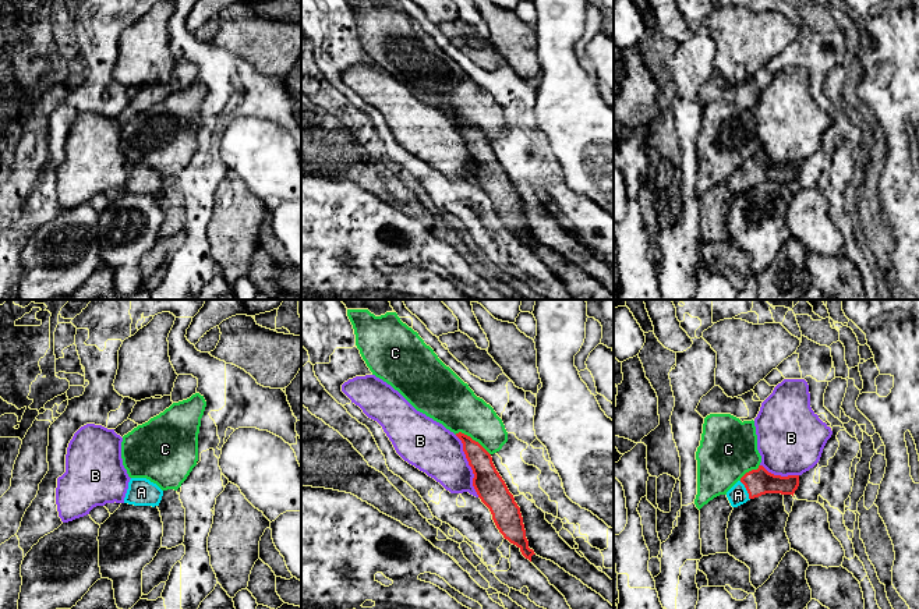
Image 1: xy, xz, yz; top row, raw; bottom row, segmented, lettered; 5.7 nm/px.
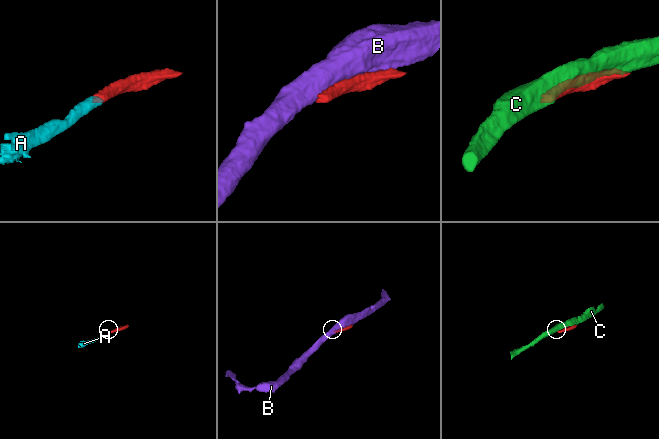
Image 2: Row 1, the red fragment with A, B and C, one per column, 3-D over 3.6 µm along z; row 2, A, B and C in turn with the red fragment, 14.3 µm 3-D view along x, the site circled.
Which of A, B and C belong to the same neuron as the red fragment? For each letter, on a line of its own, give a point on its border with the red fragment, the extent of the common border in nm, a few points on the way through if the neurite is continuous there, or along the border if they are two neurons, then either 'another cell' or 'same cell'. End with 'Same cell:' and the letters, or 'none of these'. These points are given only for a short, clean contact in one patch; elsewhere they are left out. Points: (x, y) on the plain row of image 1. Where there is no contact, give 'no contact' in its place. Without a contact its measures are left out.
A: meets red in yz at (746, 177); contact 130 nm long; runs through yz (757, 170), (746, 177), (738, 183); same cell
B: meets red in xz at (469, 152); contact 380 nm long; another cell
C: meets red in xz at (472, 127); contact 240 nm long; another cell
Same cell: A

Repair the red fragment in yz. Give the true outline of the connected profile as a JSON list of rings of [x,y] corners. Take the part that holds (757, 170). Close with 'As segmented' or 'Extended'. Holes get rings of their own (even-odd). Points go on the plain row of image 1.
[[[763,153],[746,160],[728,180],[727,185],[732,195],[738,195],[750,187],[766,181],[792,183],[799,174],[799,163],[774,163]]]. Extended

